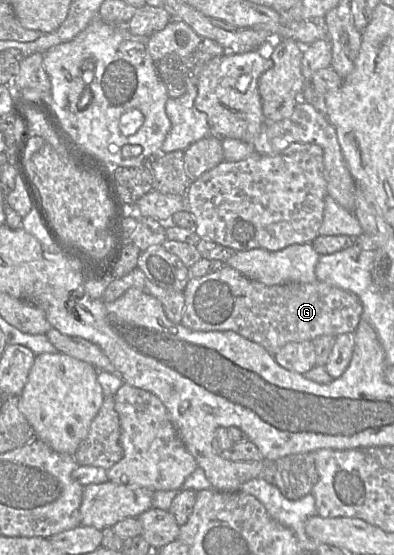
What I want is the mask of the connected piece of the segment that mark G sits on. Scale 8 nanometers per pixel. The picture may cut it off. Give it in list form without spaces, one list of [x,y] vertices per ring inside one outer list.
[[[225,264],[214,273],[191,277],[184,296],[183,326],[193,331],[230,330],[261,345],[273,356],[289,342],[353,333],[363,312],[354,293],[334,285],[317,280],[268,286]]]

